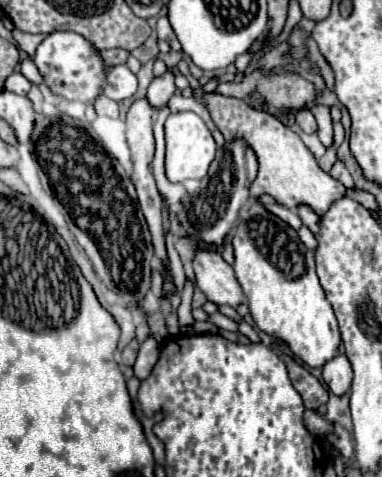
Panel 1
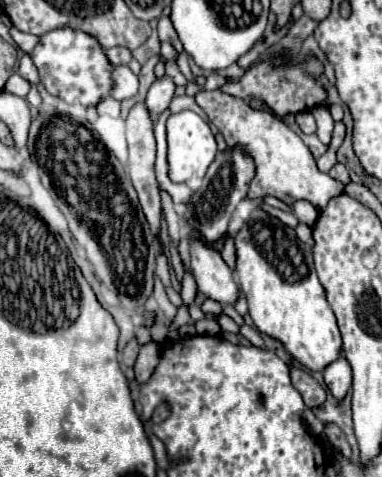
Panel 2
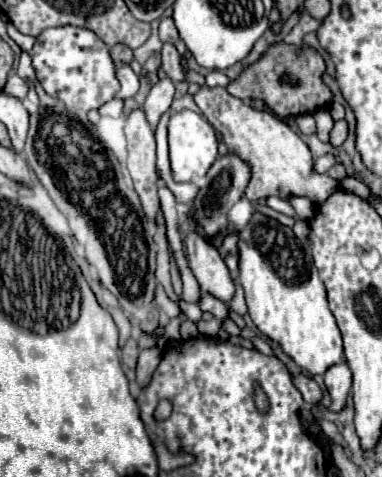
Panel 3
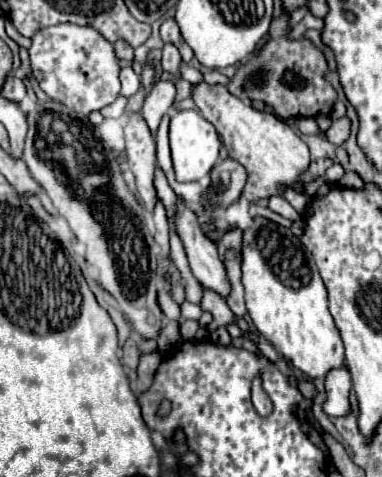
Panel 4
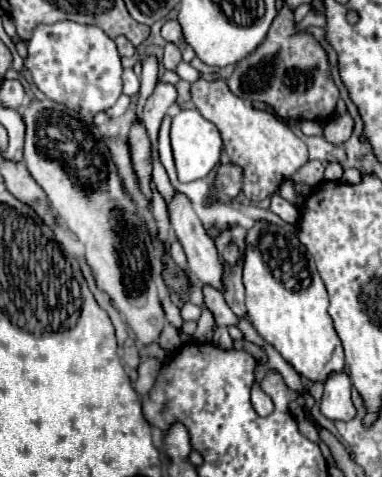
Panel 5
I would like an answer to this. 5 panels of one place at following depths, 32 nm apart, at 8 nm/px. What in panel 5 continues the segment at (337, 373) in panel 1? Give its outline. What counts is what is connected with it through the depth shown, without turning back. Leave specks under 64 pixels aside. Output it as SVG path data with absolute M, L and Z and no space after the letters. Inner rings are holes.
M346 372L332 374L324 384L324 396L320 402L320 412L332 422L348 422L356 416L356 406L350 396L352 382Z

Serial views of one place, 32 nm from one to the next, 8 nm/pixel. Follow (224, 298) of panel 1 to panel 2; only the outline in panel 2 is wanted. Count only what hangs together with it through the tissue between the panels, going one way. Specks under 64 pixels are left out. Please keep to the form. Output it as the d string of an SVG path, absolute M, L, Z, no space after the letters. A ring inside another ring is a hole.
M192 240L190 242L190 266L192 266L192 274L198 282L198 290L202 294L206 294L208 298L220 302L220 304L234 304L238 298L238 284L234 282L234 272L226 266L226 262L222 260L220 252L214 248L208 248L202 240Z

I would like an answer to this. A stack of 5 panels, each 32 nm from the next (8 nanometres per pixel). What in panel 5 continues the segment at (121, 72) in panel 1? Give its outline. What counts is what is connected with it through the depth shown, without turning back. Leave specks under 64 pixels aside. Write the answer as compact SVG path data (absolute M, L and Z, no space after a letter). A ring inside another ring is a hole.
M126 68L124 70L124 74L122 74L122 82L124 82L124 94L126 96L134 96L134 94L138 94L138 88L140 88L140 80L138 80L138 76L134 74L134 70L132 68Z

